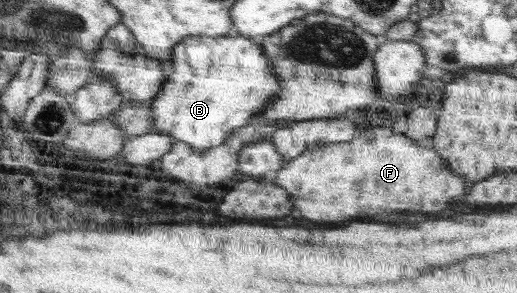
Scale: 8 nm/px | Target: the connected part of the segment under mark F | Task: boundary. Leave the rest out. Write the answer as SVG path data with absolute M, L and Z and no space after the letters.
M376 127L350 142L332 143L305 151L276 173L274 183L290 191L294 207L310 221L364 219L394 211L442 211L446 203L464 193L464 179L442 165L432 149L420 147L404 134Z

